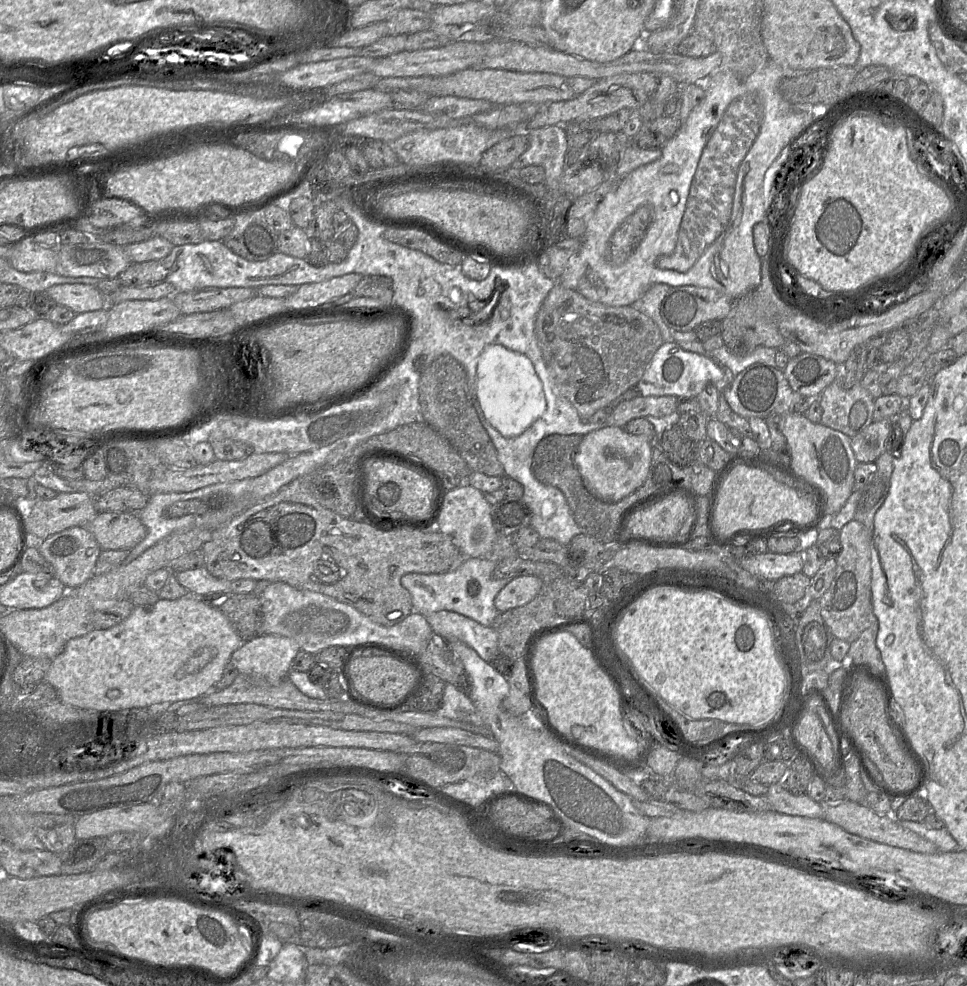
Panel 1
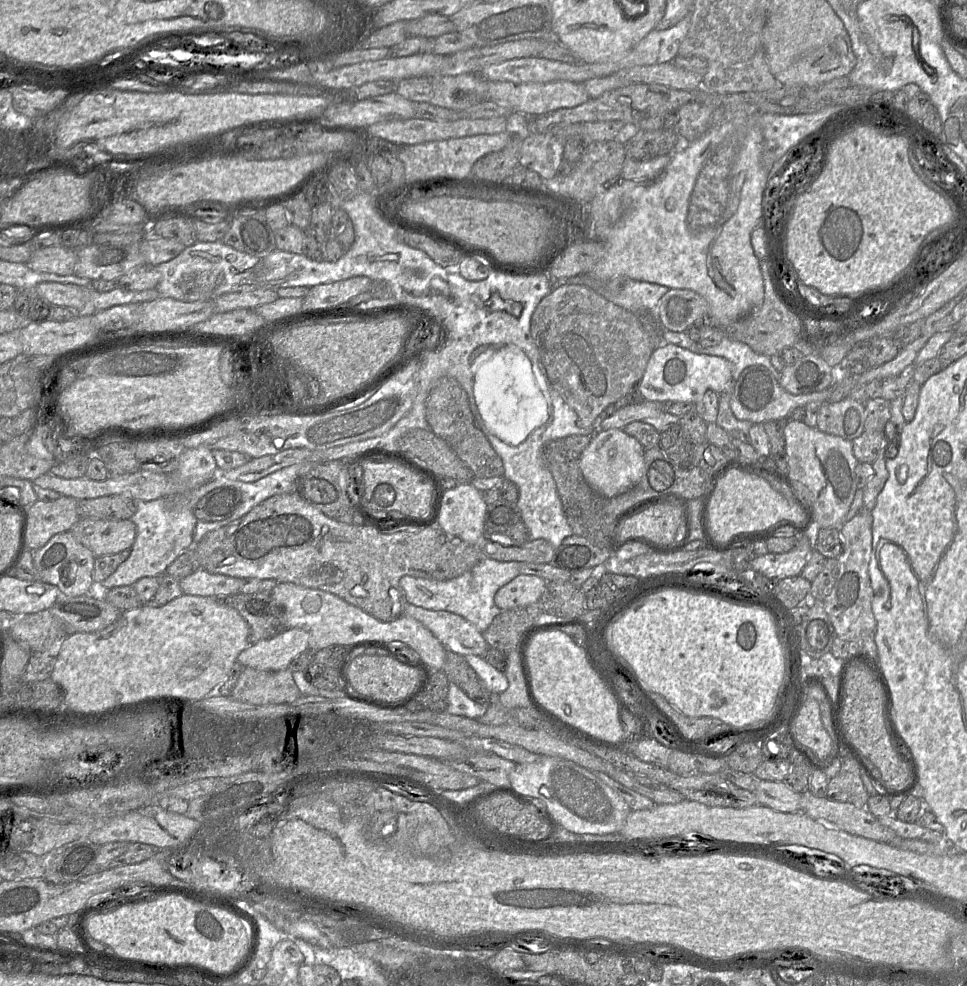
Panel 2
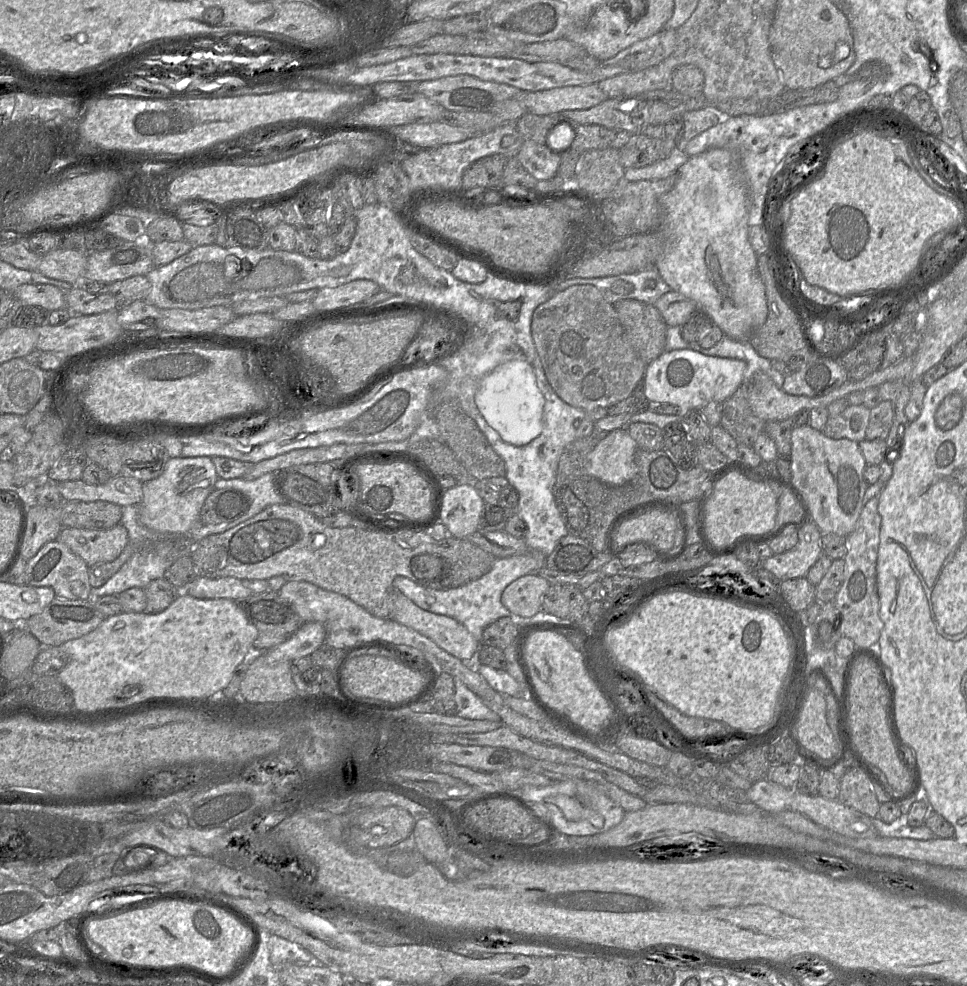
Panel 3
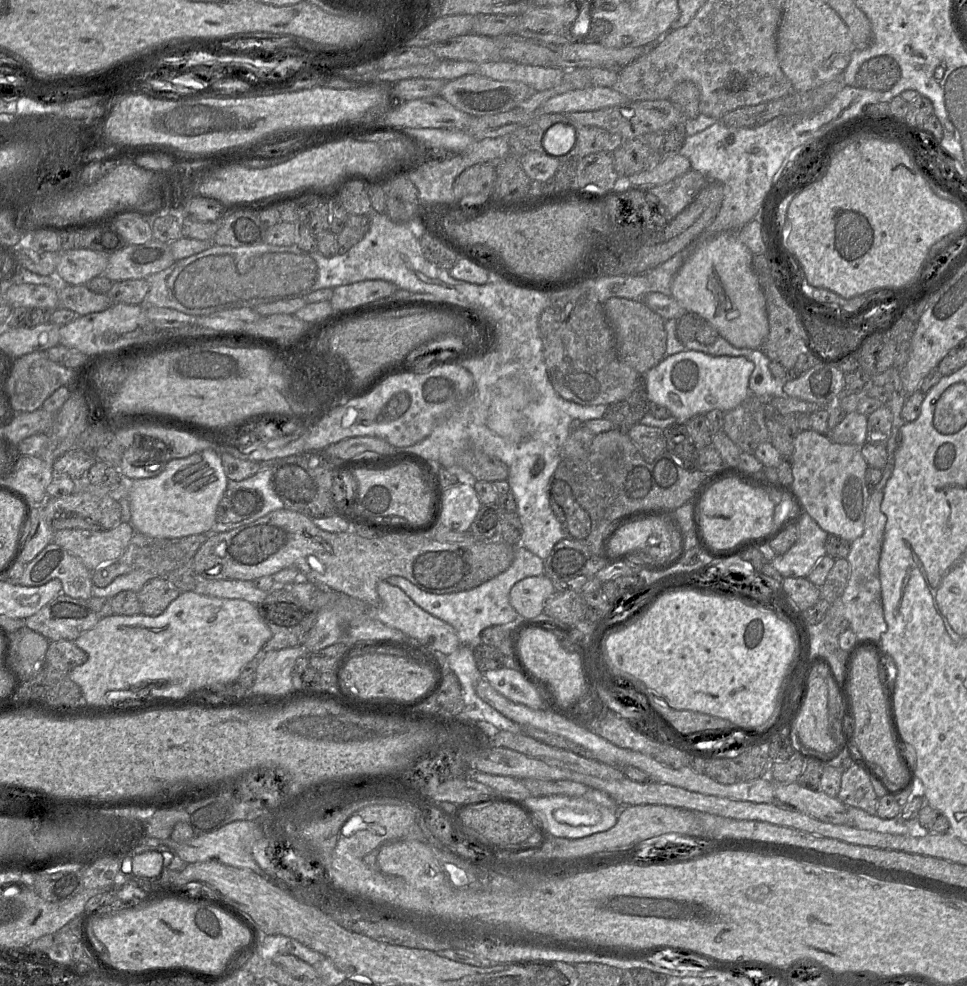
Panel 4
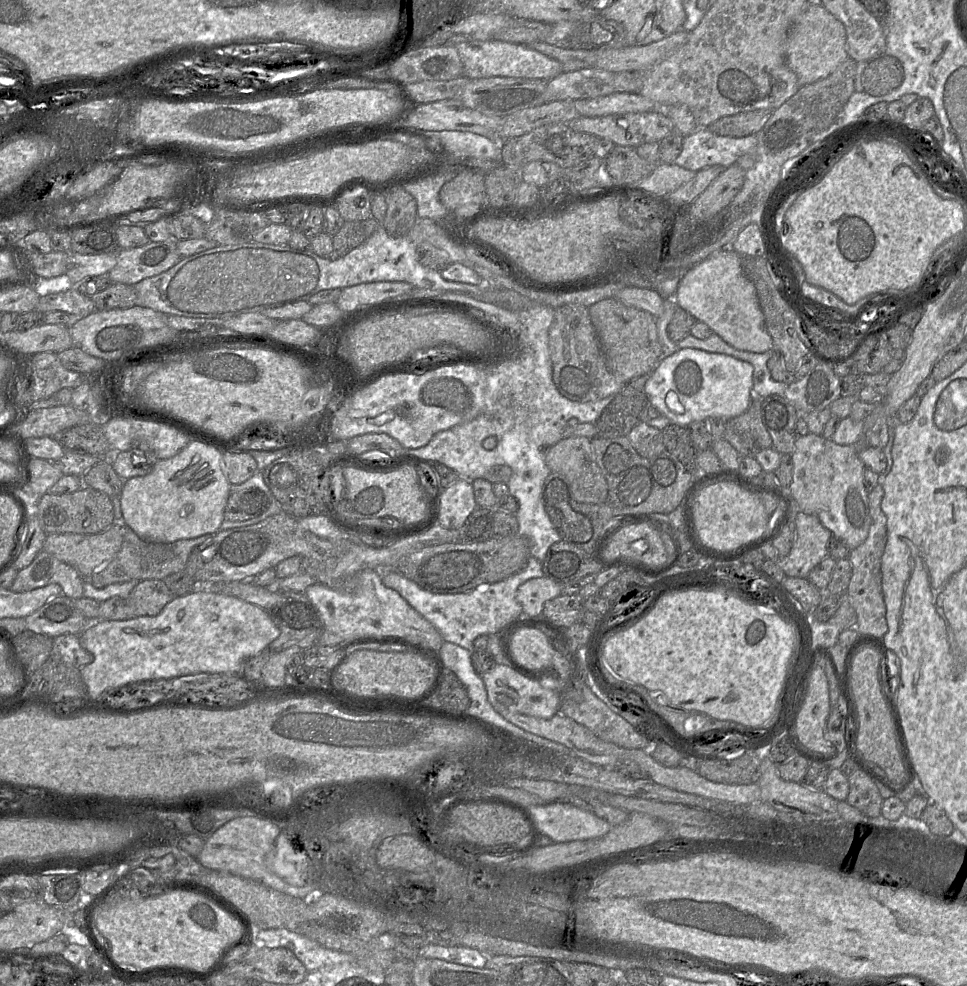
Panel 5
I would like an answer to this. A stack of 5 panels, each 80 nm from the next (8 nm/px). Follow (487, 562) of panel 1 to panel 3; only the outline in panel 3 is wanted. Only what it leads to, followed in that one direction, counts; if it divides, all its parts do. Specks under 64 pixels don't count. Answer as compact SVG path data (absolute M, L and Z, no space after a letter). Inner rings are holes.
M530 550L530 552L519 555L496 558L488 573L456 588L427 588L403 576L397 576L394 579L393 587L421 609L457 620L481 643L483 630L488 625L502 617L511 615L502 603L501 597L504 589L519 577L538 573L545 566L546 557L540 551Z

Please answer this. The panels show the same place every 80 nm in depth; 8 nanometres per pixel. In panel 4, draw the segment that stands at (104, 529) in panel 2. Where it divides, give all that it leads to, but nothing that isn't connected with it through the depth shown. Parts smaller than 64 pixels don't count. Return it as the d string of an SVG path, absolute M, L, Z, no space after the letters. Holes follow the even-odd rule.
M127 522L107 531L63 529L55 531L53 542L77 557L90 570L118 560L125 552L134 528Z

